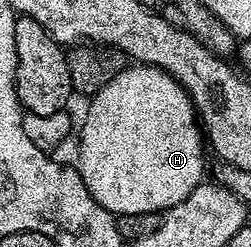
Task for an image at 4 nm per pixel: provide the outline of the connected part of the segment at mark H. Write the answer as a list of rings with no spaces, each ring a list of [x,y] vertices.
[[[132,63],[129,66],[129,69],[124,69],[121,73],[113,72],[111,79],[97,93],[91,94],[89,101],[92,102],[88,105],[84,126],[81,129],[79,126],[78,129],[78,137],[80,133],[80,162],[78,162],[80,178],[86,183],[90,195],[94,195],[94,199],[98,199],[98,203],[102,203],[102,207],[106,207],[108,213],[119,215],[121,218],[123,218],[122,216],[136,217],[139,213],[157,212],[156,214],[159,214],[161,211],[167,211],[170,207],[182,203],[182,199],[186,199],[186,195],[190,195],[190,191],[194,191],[194,187],[202,184],[203,177],[200,176],[204,173],[204,149],[206,153],[206,141],[202,136],[201,126],[198,124],[196,107],[188,98],[188,92],[165,69],[159,69],[156,65]]]

